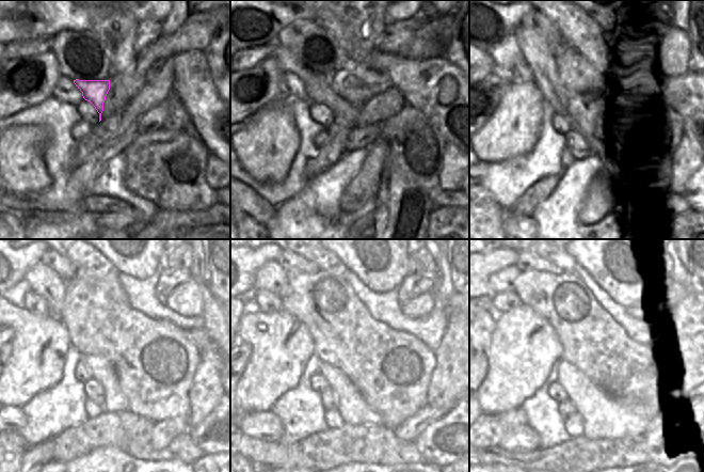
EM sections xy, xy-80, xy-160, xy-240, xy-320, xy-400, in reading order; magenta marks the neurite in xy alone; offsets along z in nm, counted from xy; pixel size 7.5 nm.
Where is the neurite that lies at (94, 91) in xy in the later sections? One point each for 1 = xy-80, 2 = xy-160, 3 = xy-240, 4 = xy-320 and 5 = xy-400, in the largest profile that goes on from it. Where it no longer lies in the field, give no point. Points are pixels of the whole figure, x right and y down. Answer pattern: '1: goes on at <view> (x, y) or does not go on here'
1: goes on at xy-80 (318, 90)
2: goes on at xy-160 (537, 54)
3: goes on at xy-240 (44, 281)
4: goes on at xy-320 (271, 277)
5: goes on at xy-400 (502, 281)

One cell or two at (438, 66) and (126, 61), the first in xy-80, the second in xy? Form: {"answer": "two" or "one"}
{"answer": "two"}

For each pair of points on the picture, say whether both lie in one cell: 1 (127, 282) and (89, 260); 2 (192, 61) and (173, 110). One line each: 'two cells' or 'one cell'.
1: two cells
2: two cells

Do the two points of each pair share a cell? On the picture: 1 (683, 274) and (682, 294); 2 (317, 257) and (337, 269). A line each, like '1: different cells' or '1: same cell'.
1: different cells
2: same cell

